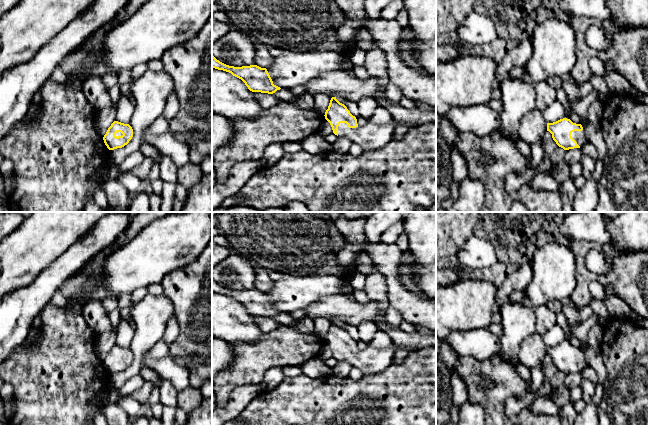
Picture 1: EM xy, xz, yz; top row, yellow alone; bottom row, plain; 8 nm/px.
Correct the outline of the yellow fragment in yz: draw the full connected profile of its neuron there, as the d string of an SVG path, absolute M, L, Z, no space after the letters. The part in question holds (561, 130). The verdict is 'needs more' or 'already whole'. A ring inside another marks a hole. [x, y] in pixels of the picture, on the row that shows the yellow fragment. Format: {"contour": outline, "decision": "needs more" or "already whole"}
{"contour": "M567 118L547 123L547 131L552 134L556 144L564 150L580 148L587 141L582 125L573 123Z", "decision": "needs more"}

